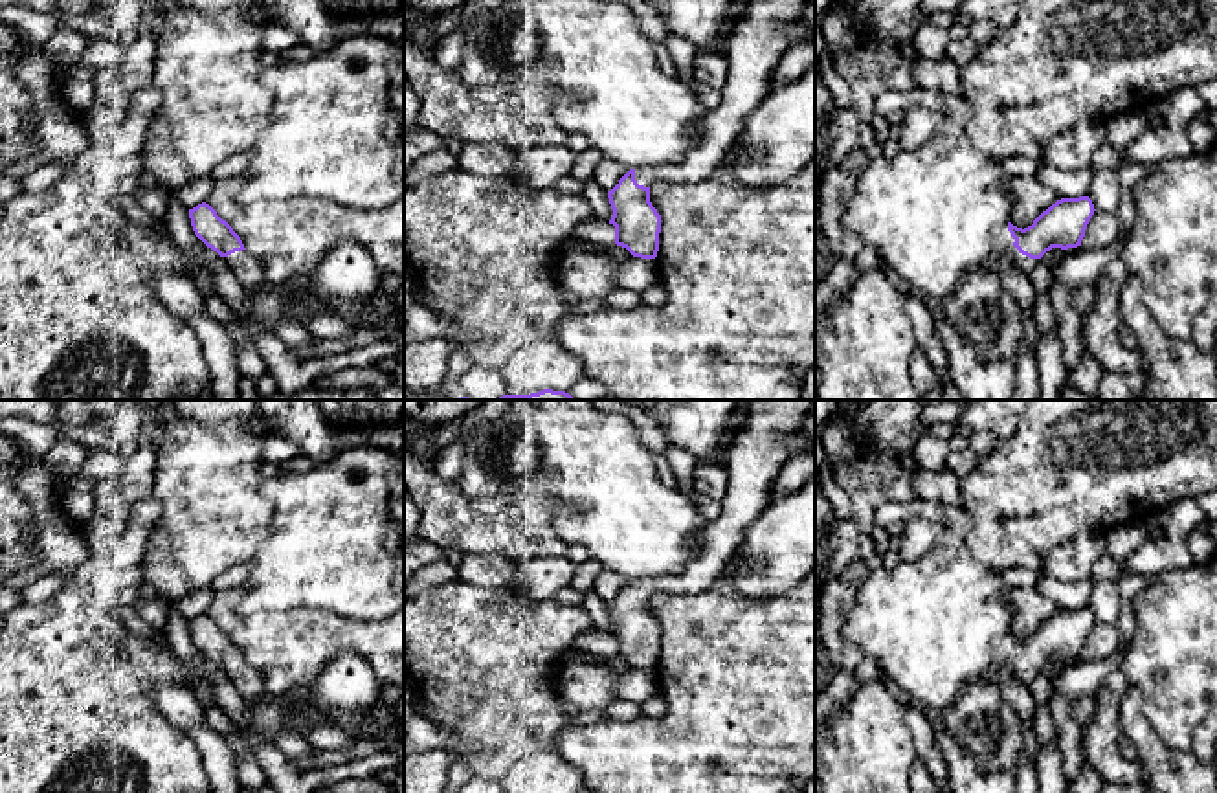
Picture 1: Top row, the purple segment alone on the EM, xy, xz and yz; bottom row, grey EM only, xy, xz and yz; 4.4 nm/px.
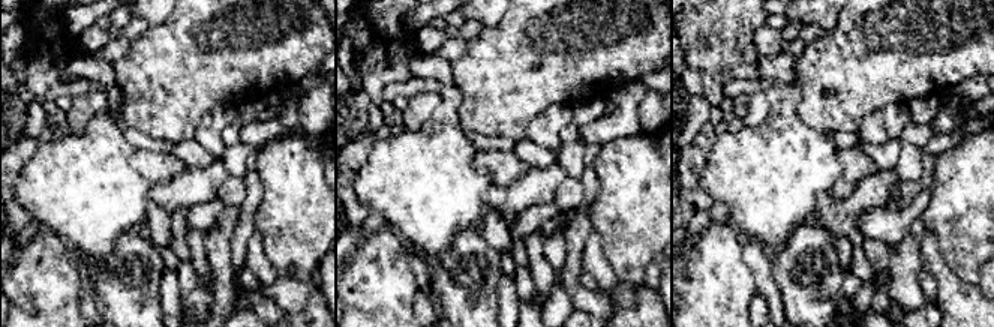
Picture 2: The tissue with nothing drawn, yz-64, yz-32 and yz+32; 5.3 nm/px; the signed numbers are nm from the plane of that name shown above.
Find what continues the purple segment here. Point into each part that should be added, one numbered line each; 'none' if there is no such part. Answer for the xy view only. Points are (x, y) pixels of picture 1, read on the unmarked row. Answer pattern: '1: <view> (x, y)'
1: xy (245, 676)

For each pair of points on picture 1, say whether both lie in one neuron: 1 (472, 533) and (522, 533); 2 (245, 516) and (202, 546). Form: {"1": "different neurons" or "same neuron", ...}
{"1": "same neuron", "2": "same neuron"}

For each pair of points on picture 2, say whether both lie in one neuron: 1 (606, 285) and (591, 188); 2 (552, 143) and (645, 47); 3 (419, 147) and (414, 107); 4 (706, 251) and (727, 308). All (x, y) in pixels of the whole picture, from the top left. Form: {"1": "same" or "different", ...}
{"1": "different", "2": "different", "3": "different", "4": "same"}

